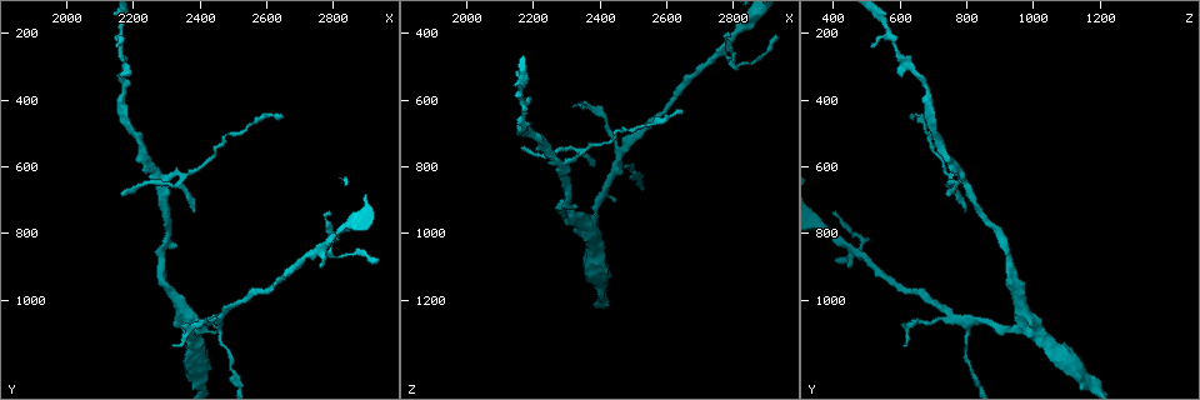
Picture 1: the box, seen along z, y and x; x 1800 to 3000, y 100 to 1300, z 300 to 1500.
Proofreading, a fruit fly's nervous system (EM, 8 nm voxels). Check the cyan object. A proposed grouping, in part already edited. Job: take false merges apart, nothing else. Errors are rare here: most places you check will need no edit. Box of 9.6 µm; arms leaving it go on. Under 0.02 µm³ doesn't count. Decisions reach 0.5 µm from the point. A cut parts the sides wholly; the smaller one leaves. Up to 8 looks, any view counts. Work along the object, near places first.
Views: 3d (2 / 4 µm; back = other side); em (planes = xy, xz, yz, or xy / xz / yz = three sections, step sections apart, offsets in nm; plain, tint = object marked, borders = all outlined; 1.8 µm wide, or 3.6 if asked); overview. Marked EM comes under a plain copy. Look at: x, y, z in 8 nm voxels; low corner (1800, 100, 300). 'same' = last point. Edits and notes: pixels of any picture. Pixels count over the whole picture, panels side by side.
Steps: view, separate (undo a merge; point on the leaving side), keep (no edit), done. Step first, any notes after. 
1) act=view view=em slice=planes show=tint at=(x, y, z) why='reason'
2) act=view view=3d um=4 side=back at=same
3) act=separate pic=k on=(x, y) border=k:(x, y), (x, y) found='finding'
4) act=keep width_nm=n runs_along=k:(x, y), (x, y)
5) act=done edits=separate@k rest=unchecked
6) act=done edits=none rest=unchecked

act=view view=3d um=4 at=(2760, 850, 460) why='sharp bend'

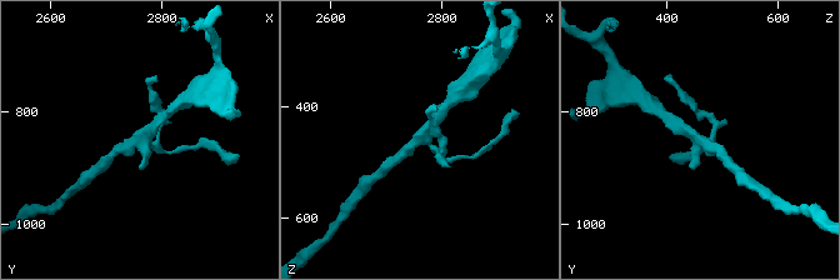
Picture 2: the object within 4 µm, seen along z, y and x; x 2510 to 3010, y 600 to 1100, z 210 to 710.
act=view view=em um=3.6 slice=yz step=8 show=tint at=(2765, 850, 455)

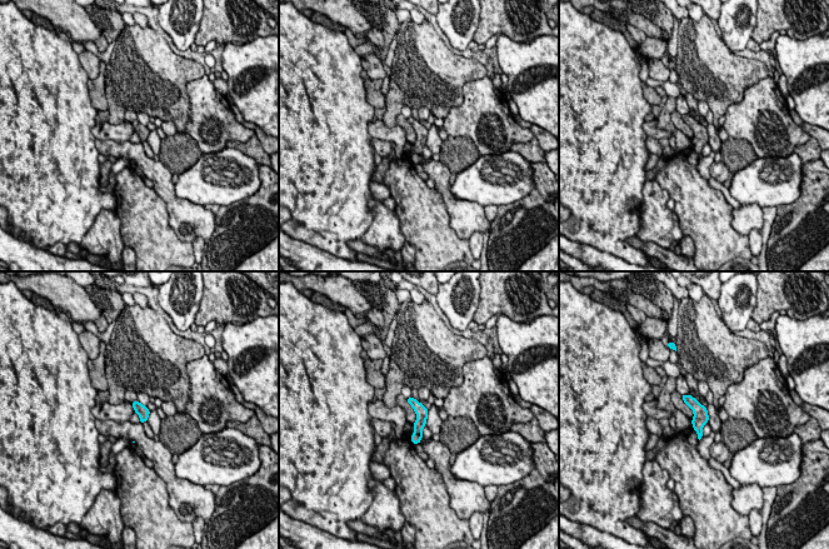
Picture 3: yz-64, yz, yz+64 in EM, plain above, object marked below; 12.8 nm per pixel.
act=view view=em um=3.6 slice=planes show=tint at=same

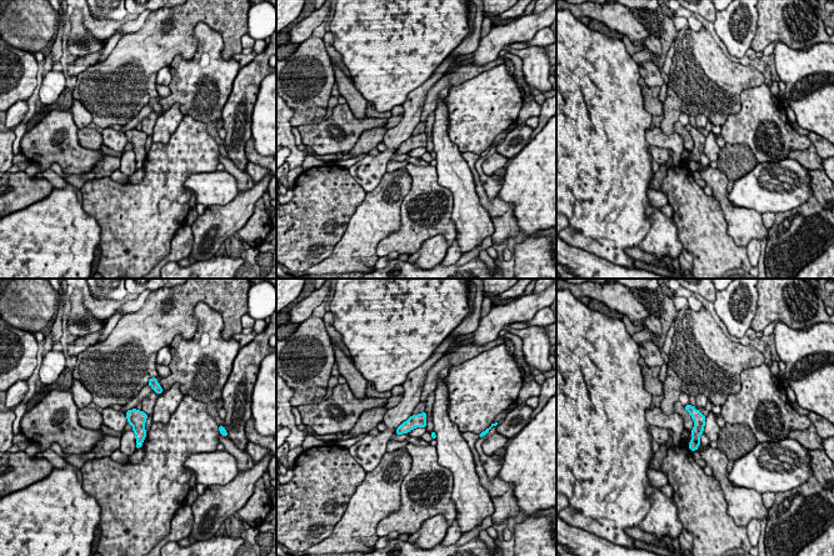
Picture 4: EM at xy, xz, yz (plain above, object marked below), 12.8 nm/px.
act=keep width_nm=160 runs_along=4:(690, 409), (698, 417), (693, 447) found='all the same neuron'

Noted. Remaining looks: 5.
act=view view=3d um=2 at=(2290, 650, 790) why='branch point'

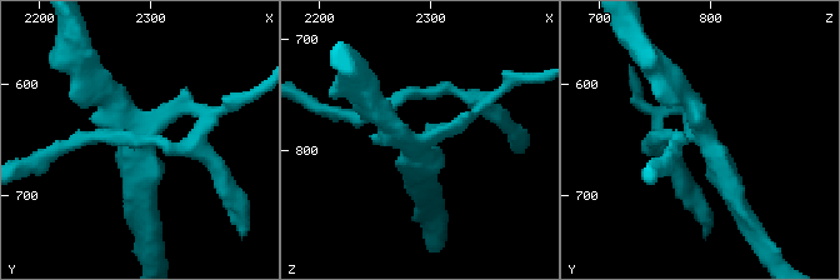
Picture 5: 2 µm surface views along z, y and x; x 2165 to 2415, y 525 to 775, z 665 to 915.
act=view view=em slice=xy step=16 show=tint at=(2282, 650, 794)

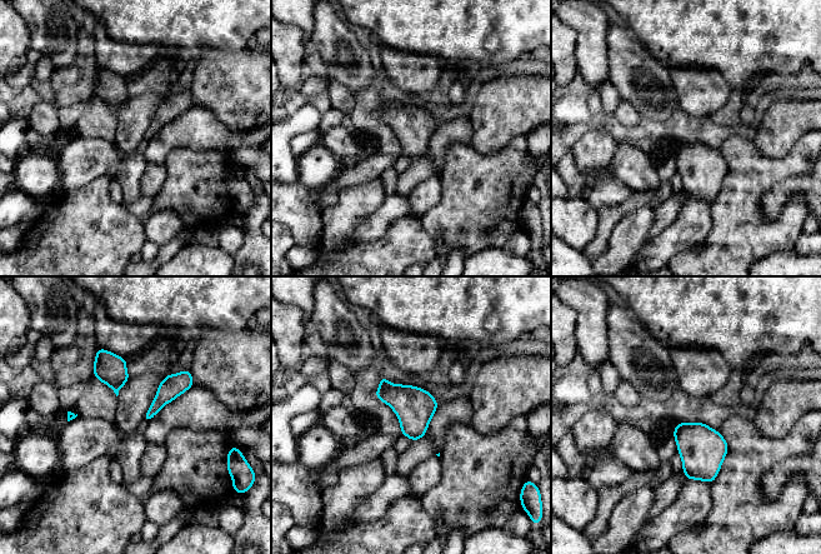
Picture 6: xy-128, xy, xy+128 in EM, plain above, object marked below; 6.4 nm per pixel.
act=view view=em slice=planes show=borders at=same

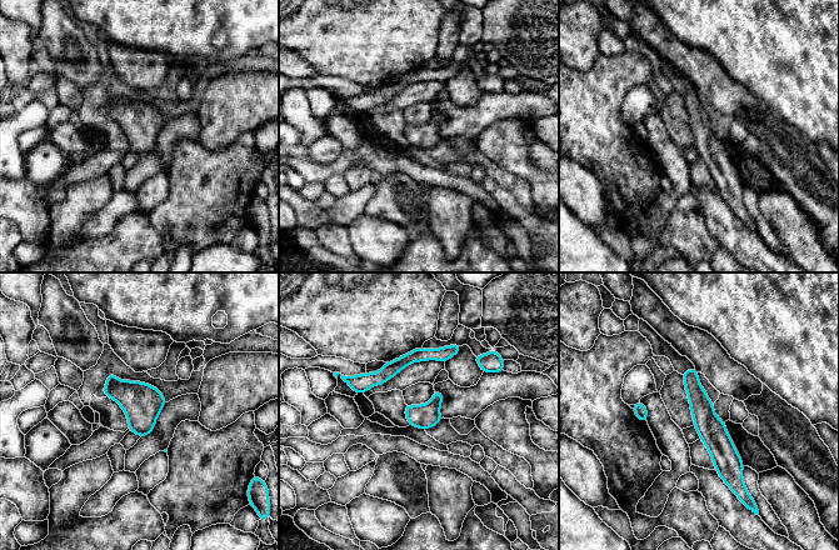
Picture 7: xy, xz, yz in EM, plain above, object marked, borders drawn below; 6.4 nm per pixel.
act=keep width_nm=160 found='continuous, no second neuron'

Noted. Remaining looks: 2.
act=view view=em slice=xy step=4 show=tint at=(2460, 1050, 750)

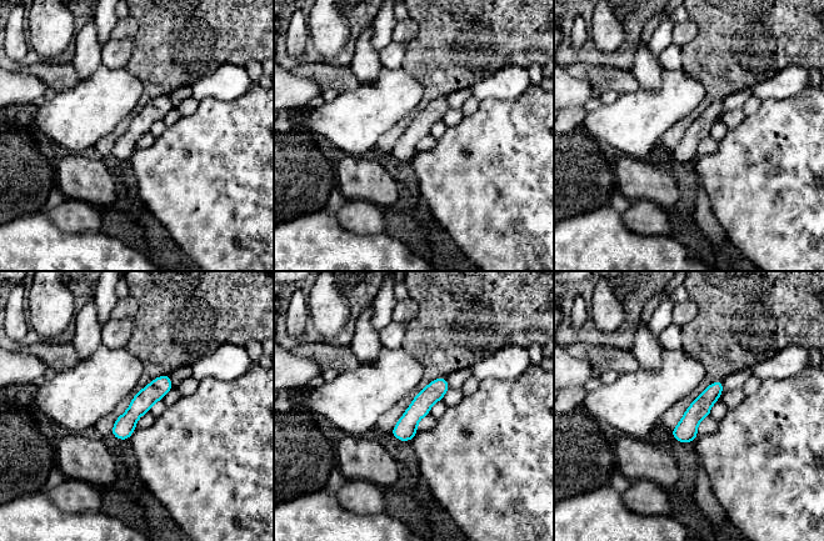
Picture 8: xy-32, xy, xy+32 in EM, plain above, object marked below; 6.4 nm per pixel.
act=view view=em slice=planes show=borders at=same why='another direction'

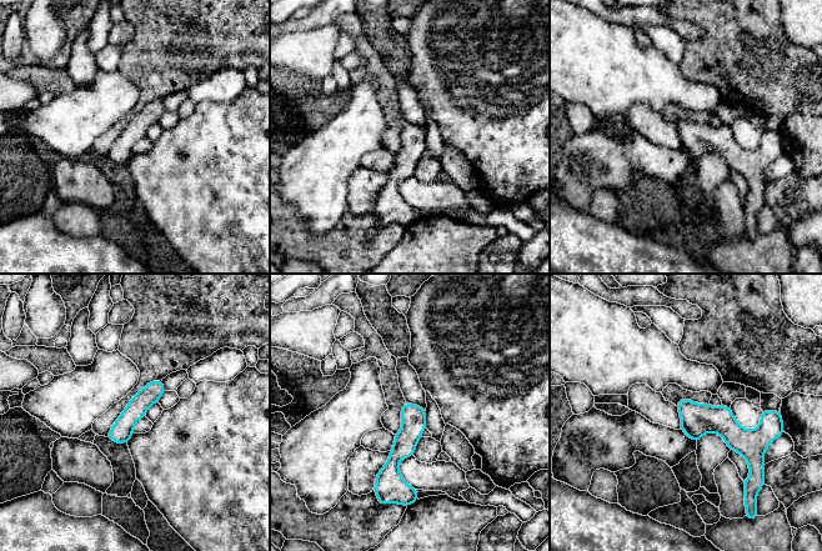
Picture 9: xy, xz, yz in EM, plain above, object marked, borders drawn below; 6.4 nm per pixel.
act=keep width_nm=140 found='one neuron here'

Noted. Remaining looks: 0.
act=done edits=none rest=unchecked

